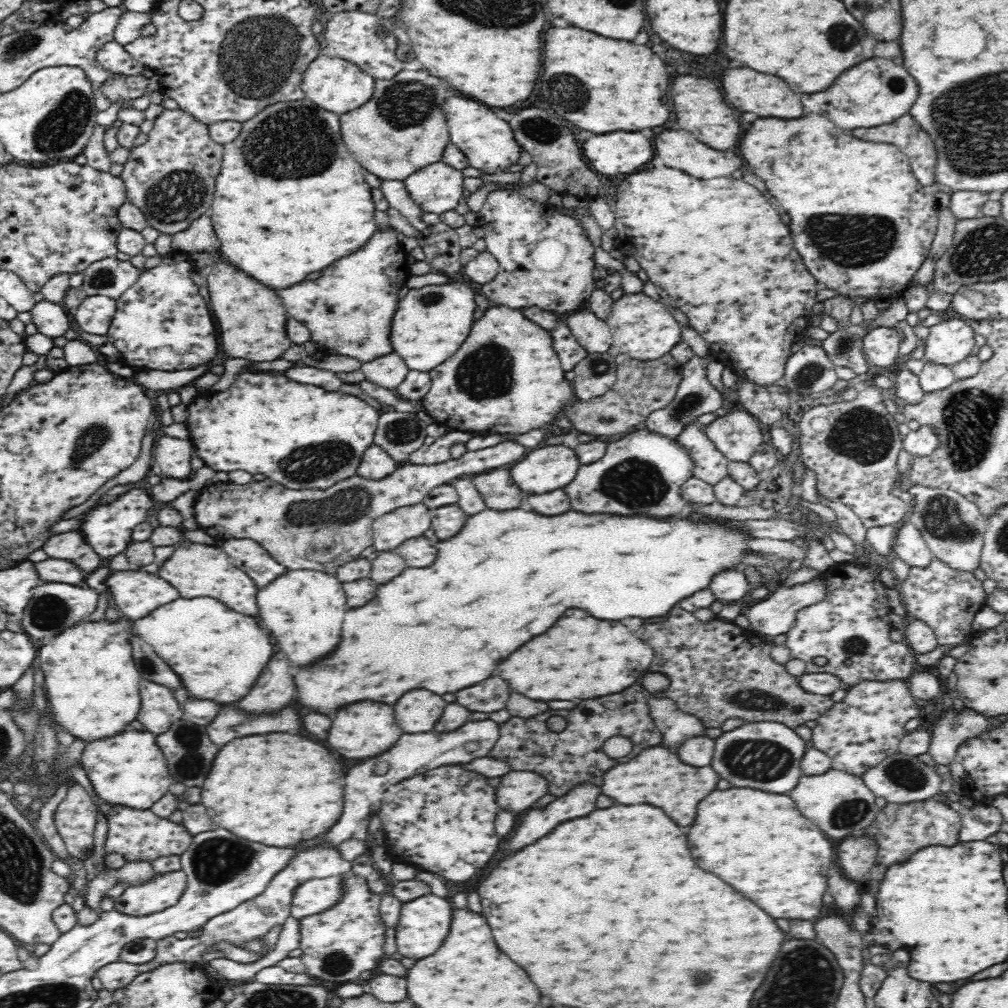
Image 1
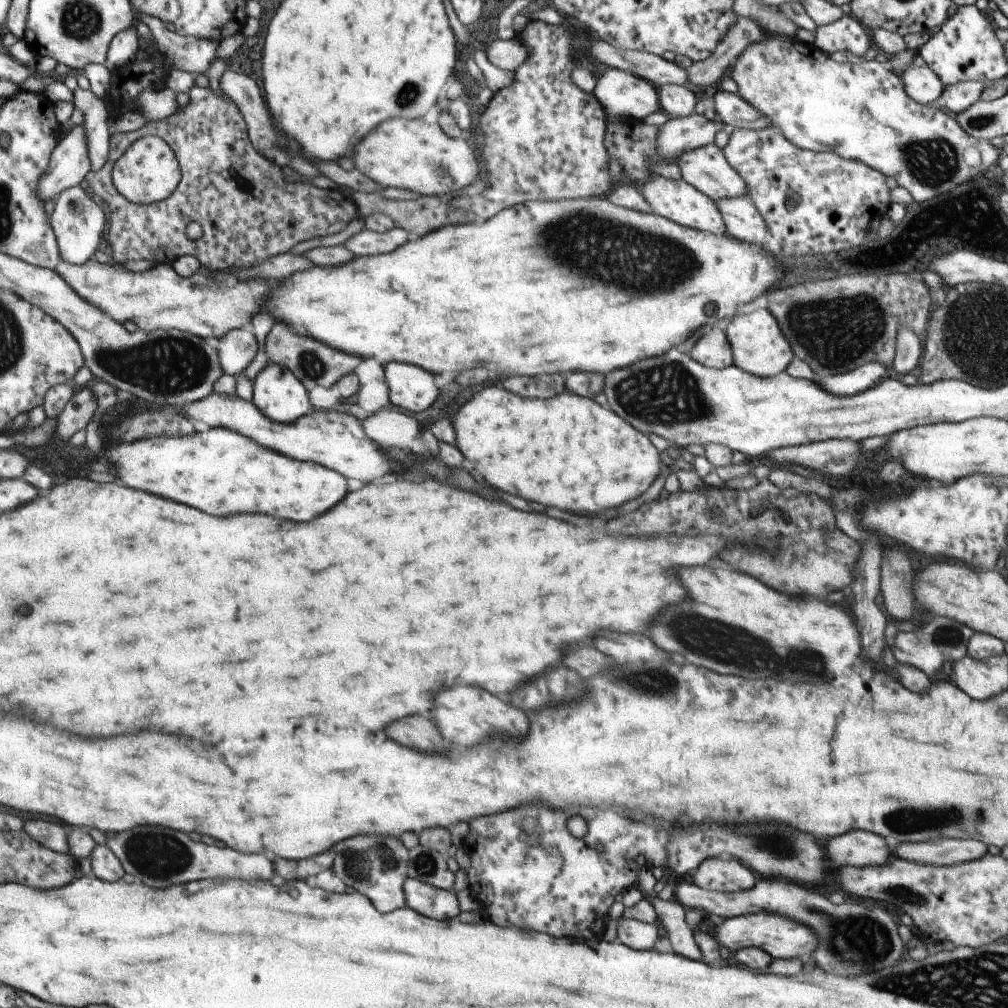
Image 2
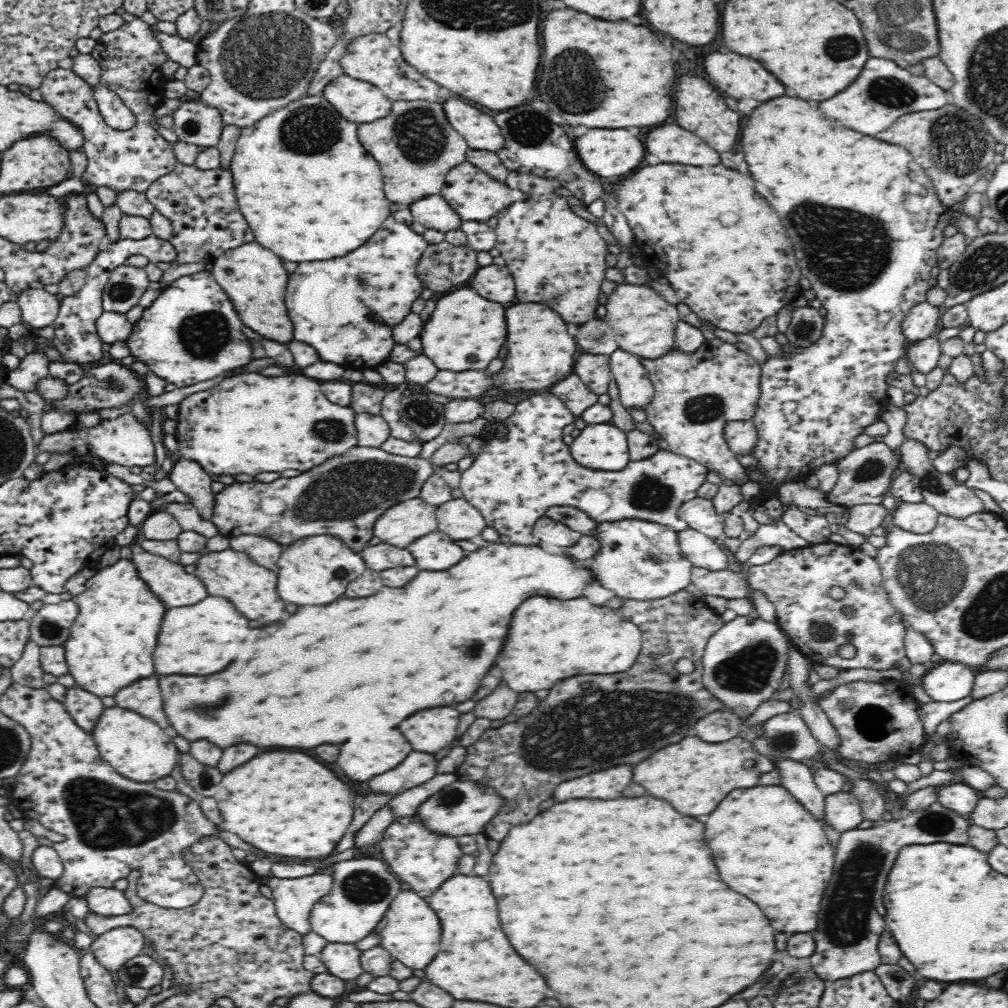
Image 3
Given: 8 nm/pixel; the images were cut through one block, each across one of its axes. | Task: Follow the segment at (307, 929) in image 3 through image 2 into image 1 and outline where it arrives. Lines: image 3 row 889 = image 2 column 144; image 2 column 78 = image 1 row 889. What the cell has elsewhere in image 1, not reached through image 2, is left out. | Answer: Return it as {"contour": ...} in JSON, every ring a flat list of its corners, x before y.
{"contour":[[316,846,314,850,302,850,298,856,294,856,292,861,286,866,285,870,279,871,278,874,272,878,272,881,268,883,267,888,258,896,250,901,243,902,236,908,229,910,228,912,219,914,211,918,208,923,205,924,203,934,196,938,184,938,184,940,178,940,173,935,162,938,157,942,157,954,144,964,134,964,124,961,114,961,101,966,100,970,97,970,95,976,98,977,103,988,112,992,118,989,128,986,134,980,138,974,143,972,150,972,154,968,158,968,160,964,170,964,170,962,191,962,196,963,198,966,203,964,202,953,210,952,214,946,219,942,228,941,237,947,245,945,245,942,260,938,266,935,272,928,279,925,284,925,286,919,291,915,290,904,294,897,293,892,298,889,304,882,309,882,313,879,338,877,344,873,348,873,353,868,353,863,350,863,340,854,338,847,336,846]]}

